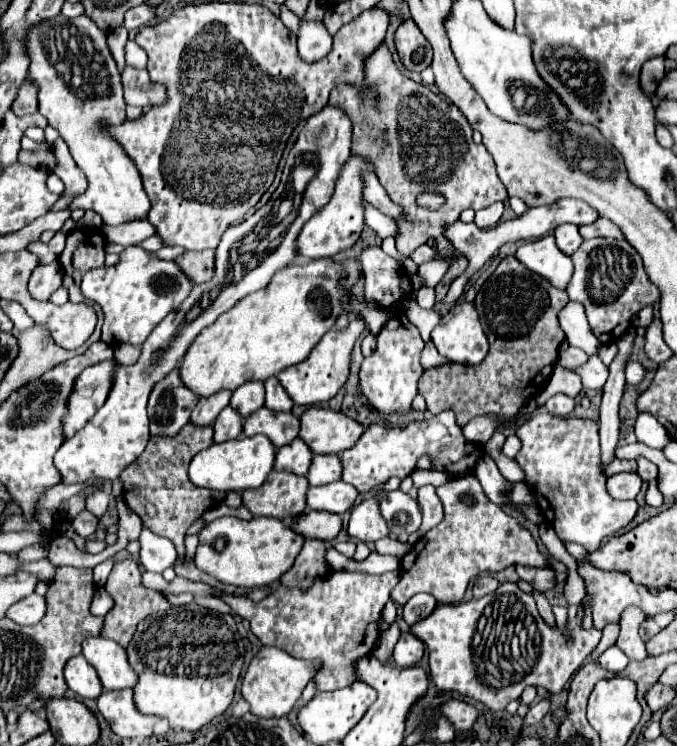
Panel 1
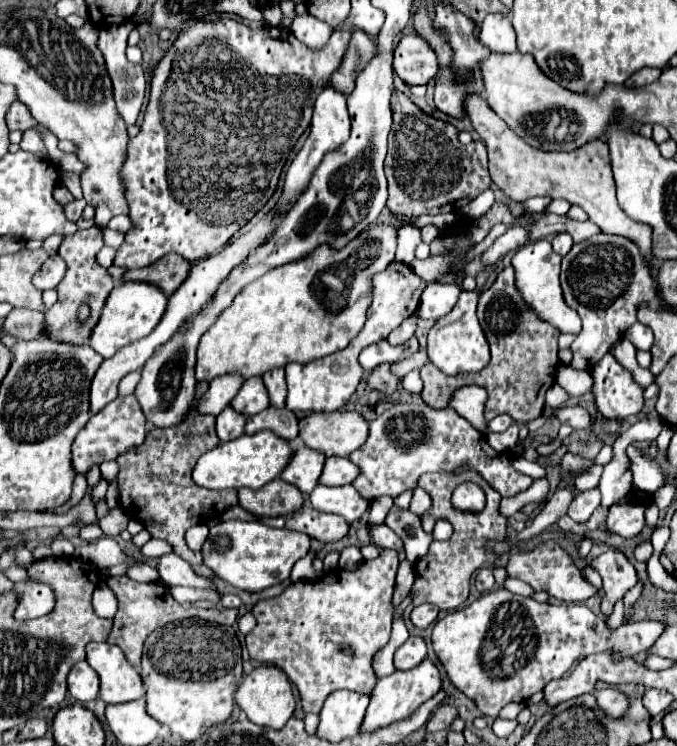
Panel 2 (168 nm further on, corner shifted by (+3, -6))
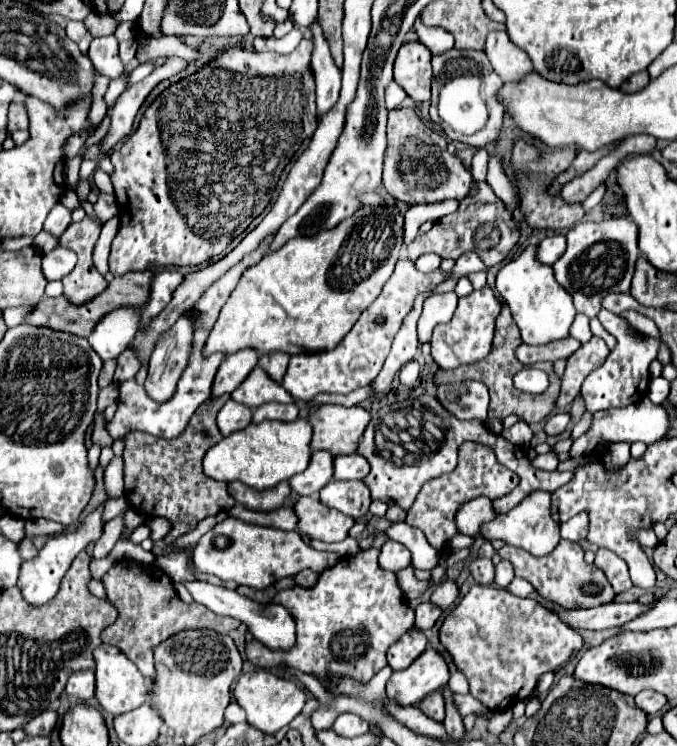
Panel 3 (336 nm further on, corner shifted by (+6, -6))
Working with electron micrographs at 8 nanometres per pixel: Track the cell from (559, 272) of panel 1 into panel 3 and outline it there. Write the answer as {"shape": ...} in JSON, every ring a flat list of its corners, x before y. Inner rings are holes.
{"shape":[[528,246,516,260,508,262,496,278,496,290,508,302,524,344,546,344,566,338,576,316,572,296,556,282,552,266,542,264,536,258,536,250,538,246]]}

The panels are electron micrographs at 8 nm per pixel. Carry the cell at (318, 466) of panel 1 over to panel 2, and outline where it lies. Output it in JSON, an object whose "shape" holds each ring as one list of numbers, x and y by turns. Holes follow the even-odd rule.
{"shape":[[327,458,323,474,319,478,325,486,343,486,359,476,359,466,353,466,349,458]]}

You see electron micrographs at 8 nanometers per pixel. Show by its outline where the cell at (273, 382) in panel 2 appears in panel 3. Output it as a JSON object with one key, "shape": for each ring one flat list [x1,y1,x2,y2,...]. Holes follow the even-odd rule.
{"shape":[[270,354,268,358,260,358,258,366,274,380,274,382,282,382,284,374,286,374,286,366,288,366,288,354]]}

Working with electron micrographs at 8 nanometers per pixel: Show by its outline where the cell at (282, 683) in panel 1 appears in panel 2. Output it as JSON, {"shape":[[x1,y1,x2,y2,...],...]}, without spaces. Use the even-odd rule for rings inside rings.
{"shape":[[259,666,249,676,245,676,243,684,235,692,235,702,241,706,241,710,247,714,251,722,273,728,273,730,281,730,287,724,297,704,289,678,283,674,283,670,275,666]]}

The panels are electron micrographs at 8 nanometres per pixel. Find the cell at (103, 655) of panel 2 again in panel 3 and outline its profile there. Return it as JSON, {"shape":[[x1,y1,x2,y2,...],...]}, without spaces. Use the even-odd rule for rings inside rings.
{"shape":[[100,644,98,648,94,648,94,660,96,660,96,698,108,714,116,716,128,712,132,708,142,706,148,700,148,686,144,676,138,672,136,664,130,662,116,646]]}

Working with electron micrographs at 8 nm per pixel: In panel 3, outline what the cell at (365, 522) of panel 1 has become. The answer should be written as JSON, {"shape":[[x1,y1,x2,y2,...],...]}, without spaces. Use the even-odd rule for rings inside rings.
{"shape":[[386,540,380,548,380,566,386,570,402,570,404,566,410,564,410,552,404,544,394,542,394,540]]}

